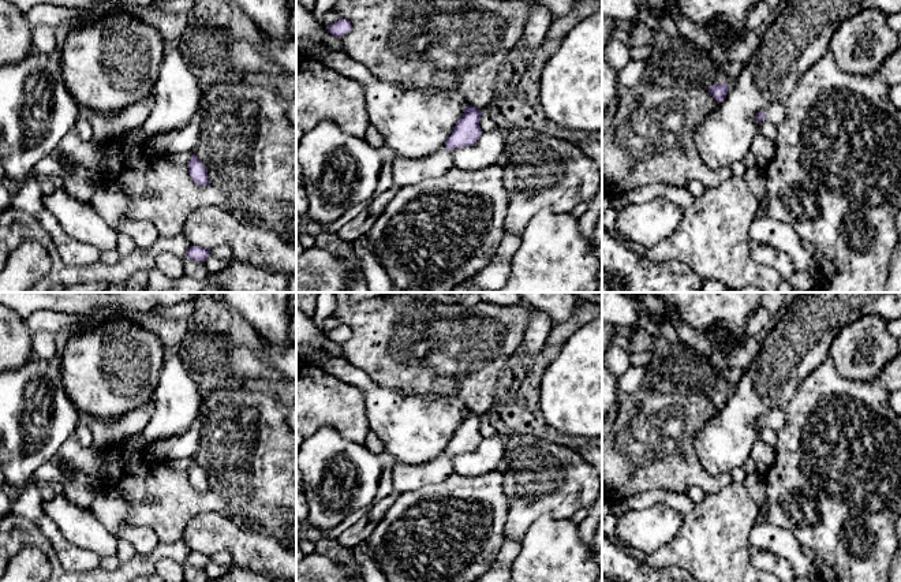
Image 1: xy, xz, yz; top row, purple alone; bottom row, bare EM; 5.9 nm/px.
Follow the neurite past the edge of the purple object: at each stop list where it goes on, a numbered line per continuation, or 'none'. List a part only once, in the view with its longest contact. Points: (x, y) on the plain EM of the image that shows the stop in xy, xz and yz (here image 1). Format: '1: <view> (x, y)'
1: yz (776, 418)

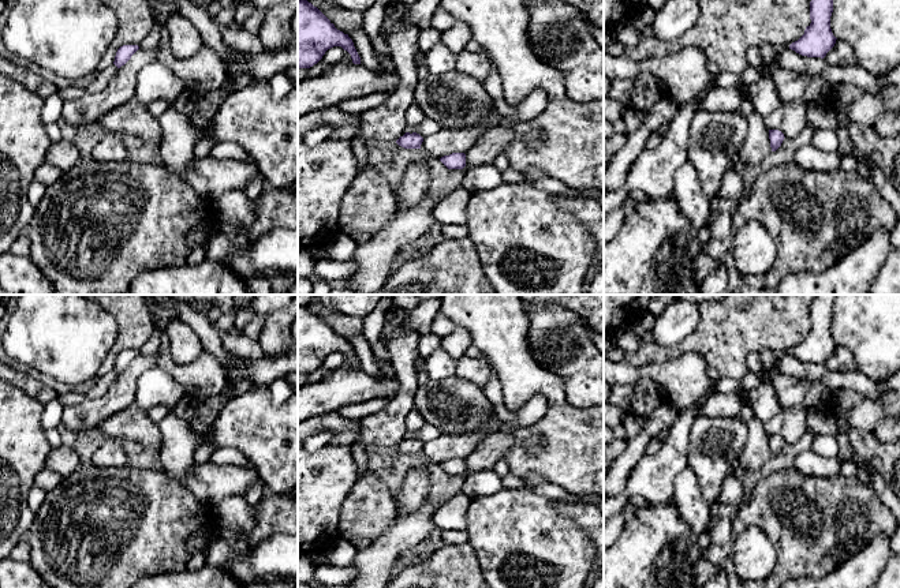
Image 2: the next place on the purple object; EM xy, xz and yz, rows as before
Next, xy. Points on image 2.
none

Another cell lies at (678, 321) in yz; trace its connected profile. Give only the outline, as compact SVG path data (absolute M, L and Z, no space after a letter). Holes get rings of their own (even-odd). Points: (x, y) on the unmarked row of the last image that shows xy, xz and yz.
M679 297L656 318L654 341L661 347L675 347L694 332L698 322L698 304Z

